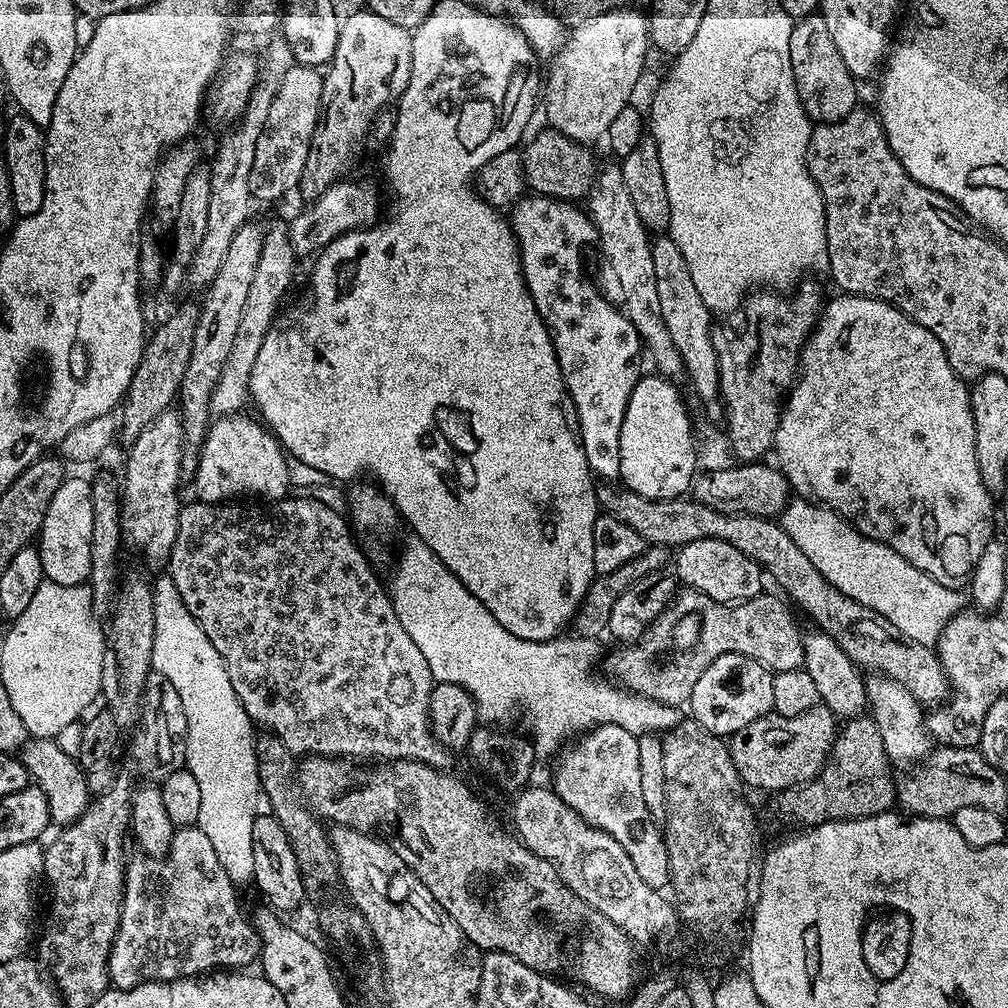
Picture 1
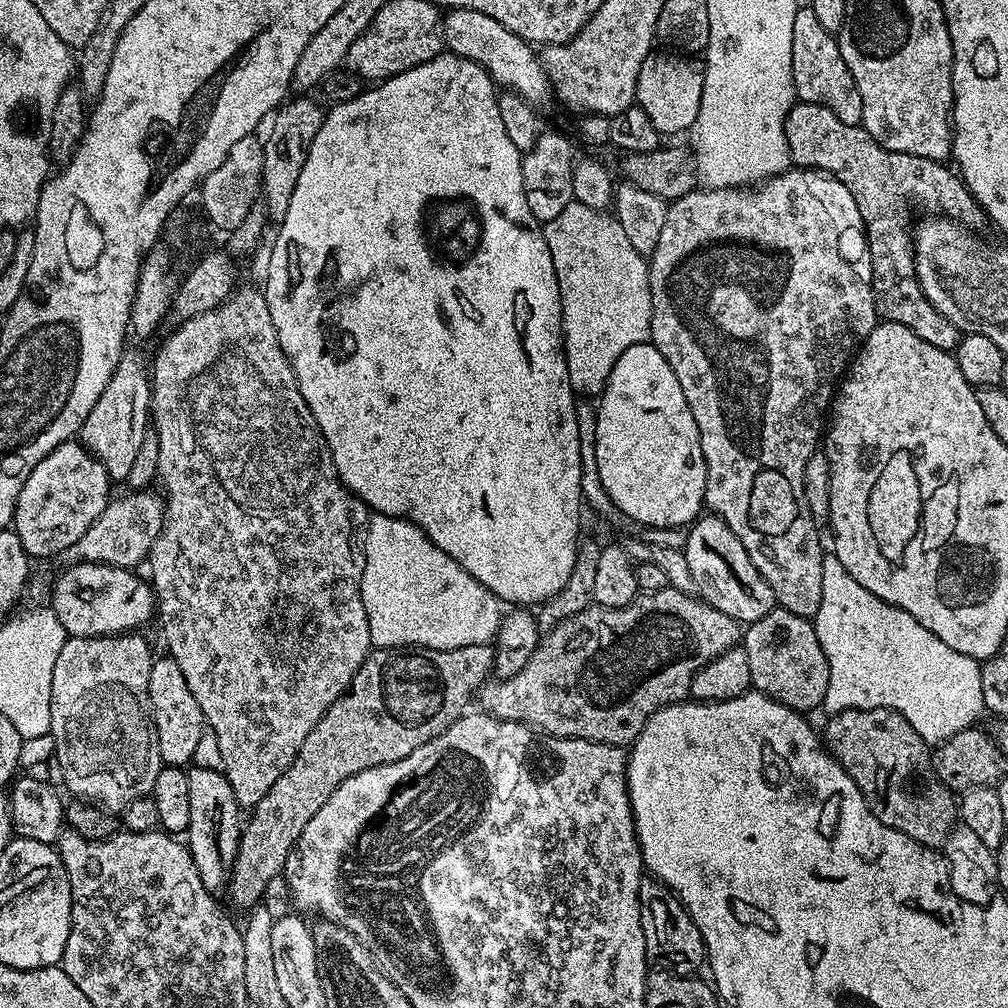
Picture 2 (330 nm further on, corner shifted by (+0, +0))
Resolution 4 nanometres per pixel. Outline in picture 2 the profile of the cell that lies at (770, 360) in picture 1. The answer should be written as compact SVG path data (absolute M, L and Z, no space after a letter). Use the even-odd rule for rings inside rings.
M799 166L789 167L788 171L780 172L777 176L763 181L755 186L746 188L704 188L703 190L693 190L682 198L671 201L668 204L666 222L662 222L662 235L658 237L658 246L650 253L648 260L648 277L650 278L650 298L652 299L652 334L650 342L670 362L670 370L674 370L674 378L678 378L678 386L682 386L682 394L686 394L686 402L690 406L690 414L694 414L694 422L698 422L698 434L702 442L702 454L706 462L706 490L704 491L704 502L709 513L720 516L738 534L738 542L746 546L746 554L750 554L750 562L766 578L770 590L774 590L774 598L777 605L786 610L790 610L799 616L815 617L816 612L822 606L822 562L826 555L826 548L820 545L820 532L817 521L813 520L810 510L806 506L804 497L804 467L806 462L818 451L818 441L826 428L826 417L829 415L832 401L834 399L834 385L843 377L854 353L863 344L864 340L874 330L878 323L878 313L876 310L876 299L872 289L872 259L868 249L868 233L864 230L864 219L862 214L858 214L858 202L854 202L854 194L842 186L827 172L822 172L814 168L801 168Z

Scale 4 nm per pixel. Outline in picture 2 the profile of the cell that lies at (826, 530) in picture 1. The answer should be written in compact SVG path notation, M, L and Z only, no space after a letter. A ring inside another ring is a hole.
M834 554L825 555L822 562L822 606L815 614L814 623L830 666L830 686L826 686L822 705L825 713L845 712L847 708L893 708L932 746L939 746L954 734L973 727L980 714L985 713L981 661L950 650L942 638L930 634L906 610L882 602L878 594L870 594L862 582L850 578L846 566Z

